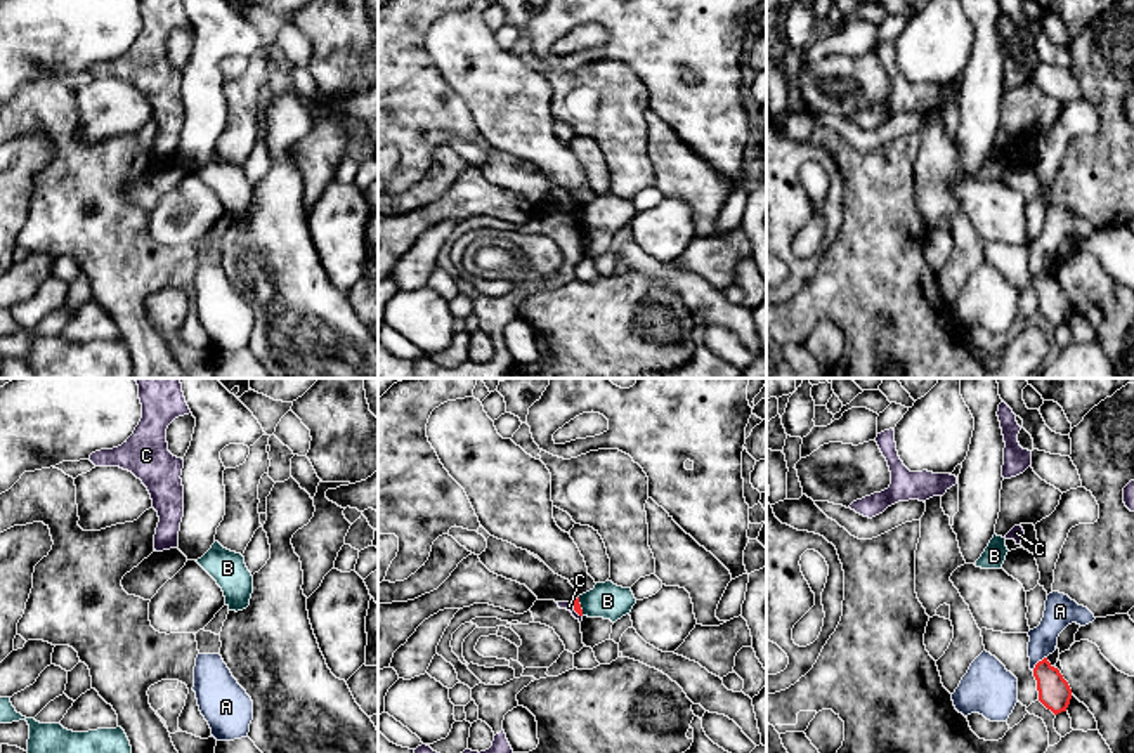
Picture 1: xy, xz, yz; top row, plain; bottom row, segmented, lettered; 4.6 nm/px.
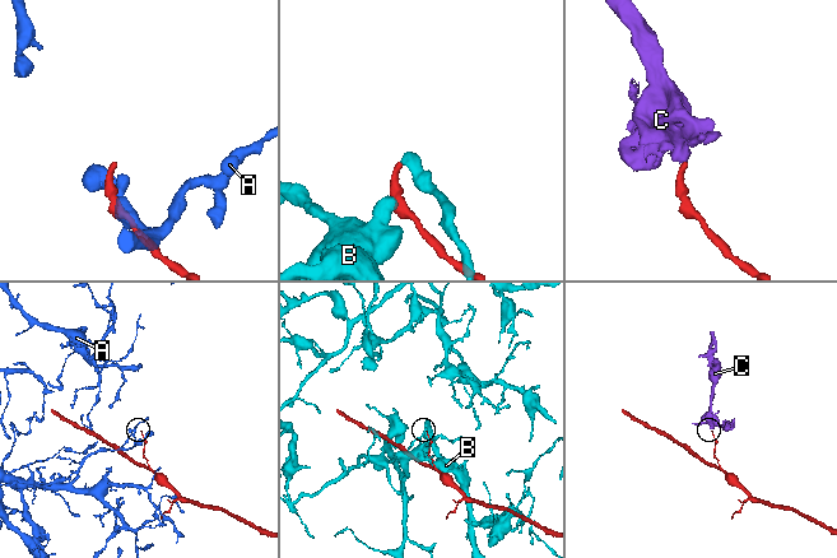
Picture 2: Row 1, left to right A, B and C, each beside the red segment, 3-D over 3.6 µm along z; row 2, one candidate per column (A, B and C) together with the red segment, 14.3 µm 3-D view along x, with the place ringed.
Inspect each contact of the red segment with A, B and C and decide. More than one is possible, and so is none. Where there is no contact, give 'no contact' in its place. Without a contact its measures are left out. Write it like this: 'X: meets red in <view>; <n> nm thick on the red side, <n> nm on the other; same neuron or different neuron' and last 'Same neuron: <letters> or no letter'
A: meets red in yz; 150 nm thick on the red side, 140 nm on the other; different neuron
B: meets red in xz; 40 nm thick on the red side, 170 nm on the other; different neuron
C: meets red in xz; 40 nm thick on the red side, 50 nm on the other; different neuron
Same neuron: no letter

